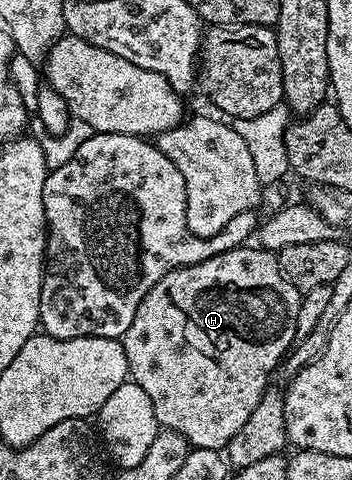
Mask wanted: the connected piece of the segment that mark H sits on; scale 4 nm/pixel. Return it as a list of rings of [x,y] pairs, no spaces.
[[[243,245],[220,253],[216,257],[208,257],[208,261],[200,261],[196,265],[178,267],[169,271],[140,301],[140,309],[136,309],[136,317],[132,317],[132,325],[122,334],[124,353],[128,357],[130,366],[129,378],[148,393],[152,401],[152,409],[156,409],[156,421],[159,428],[167,431],[180,433],[187,439],[191,448],[212,449],[222,451],[244,429],[244,421],[252,417],[252,409],[260,405],[260,397],[271,386],[270,374],[279,370],[280,364],[286,358],[291,347],[296,342],[296,313],[300,313],[300,301],[302,295],[295,287],[282,276],[282,270],[278,264],[278,257],[275,252],[264,251],[257,245]]]

